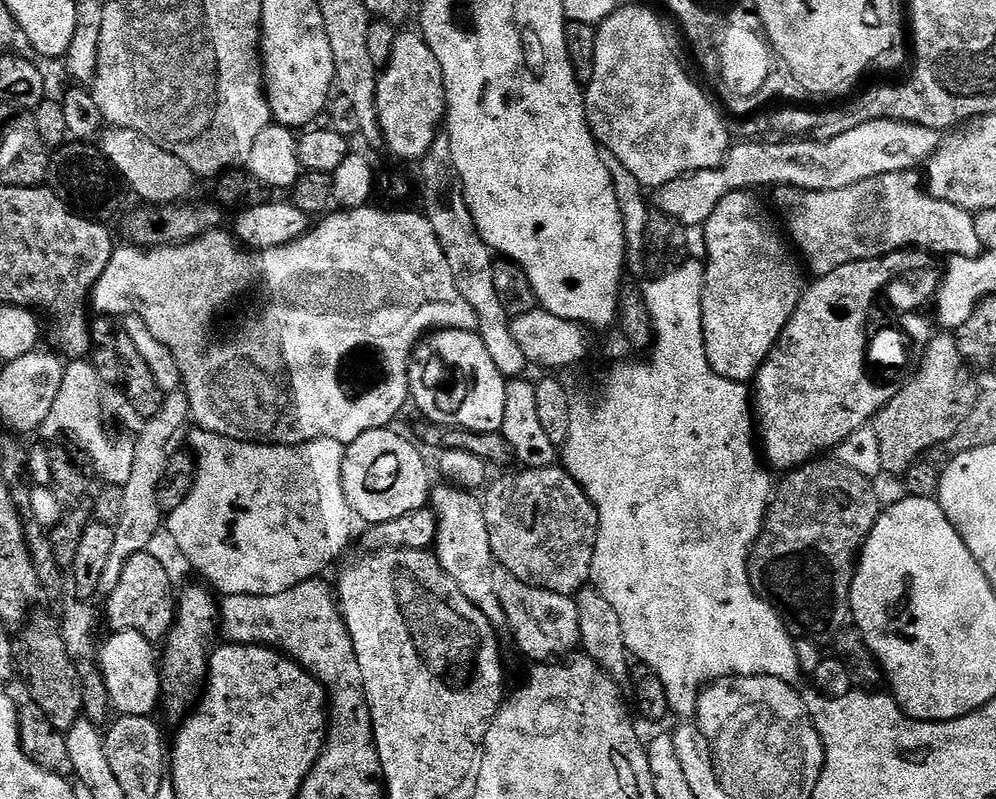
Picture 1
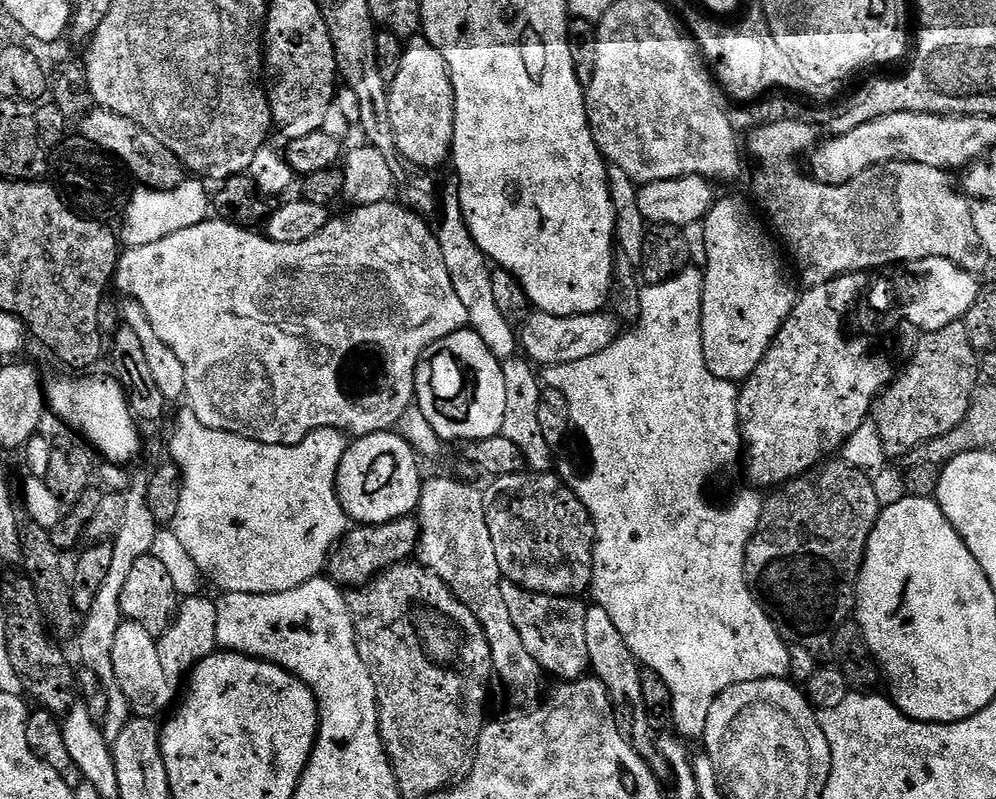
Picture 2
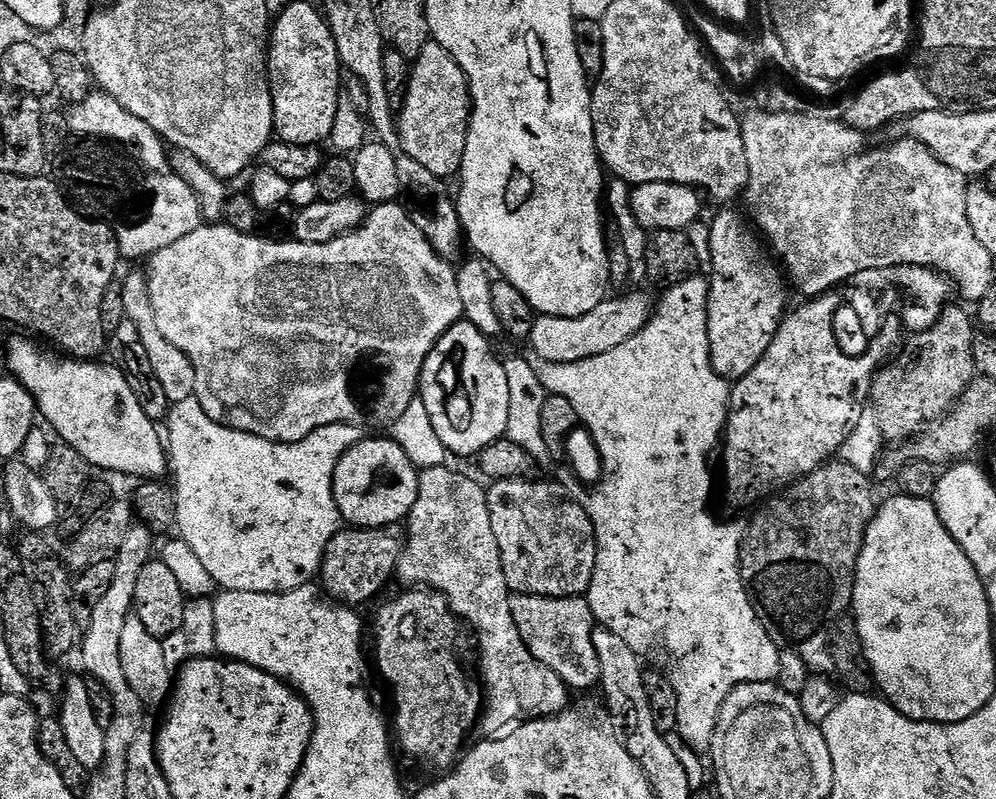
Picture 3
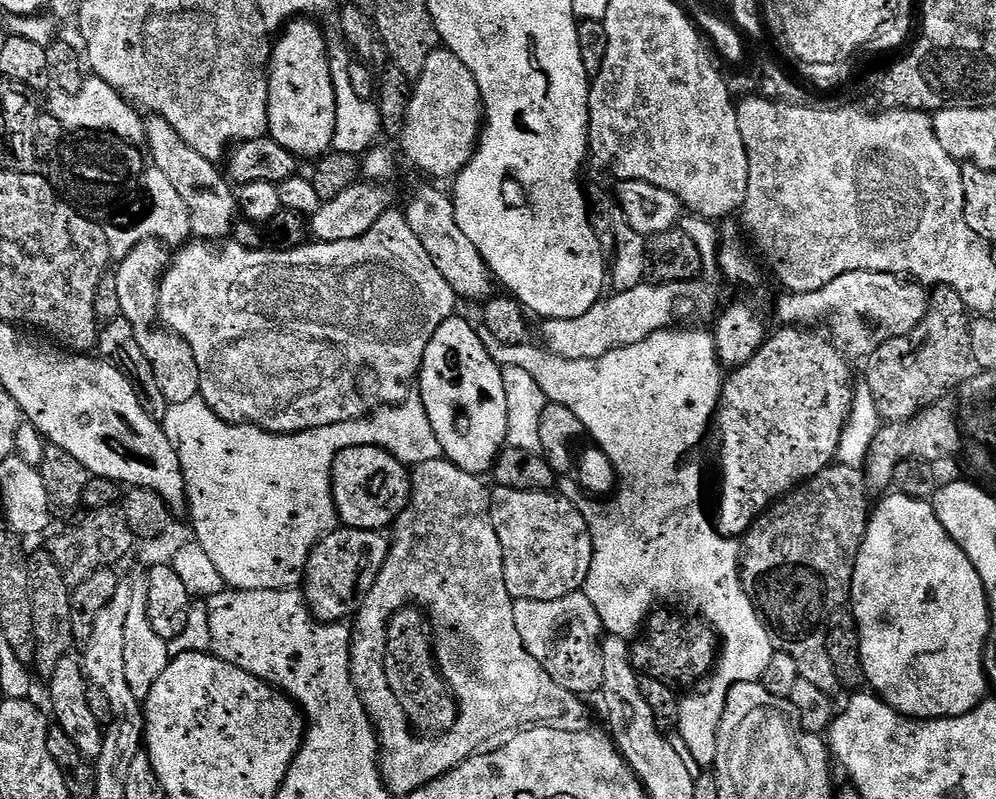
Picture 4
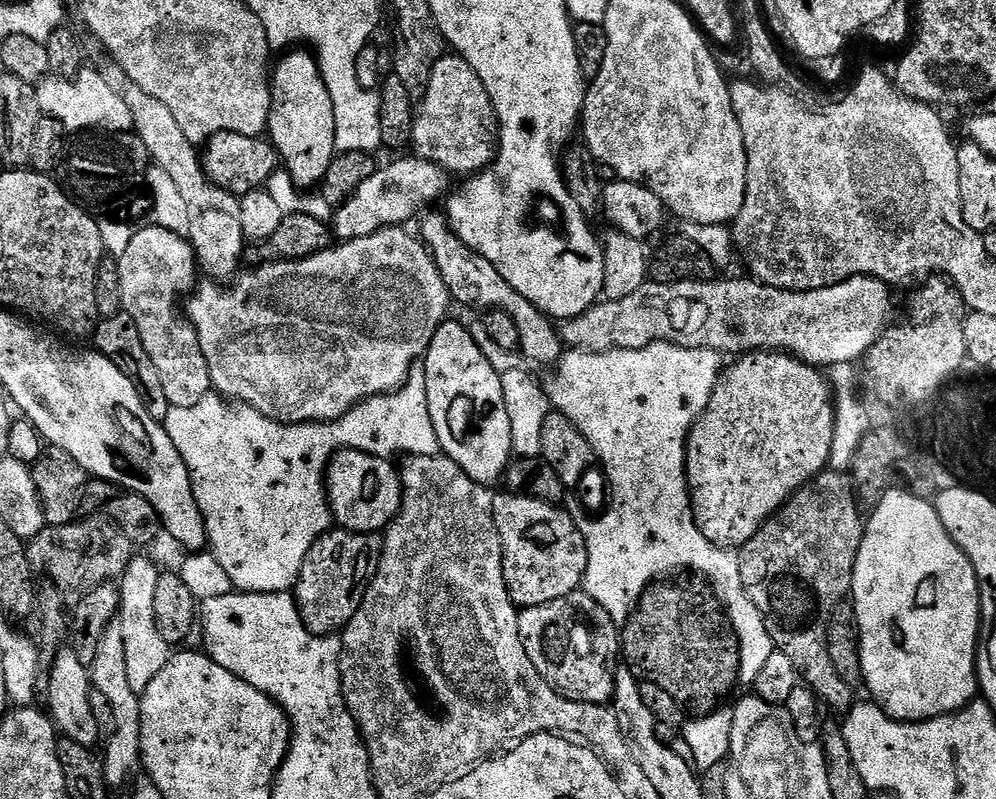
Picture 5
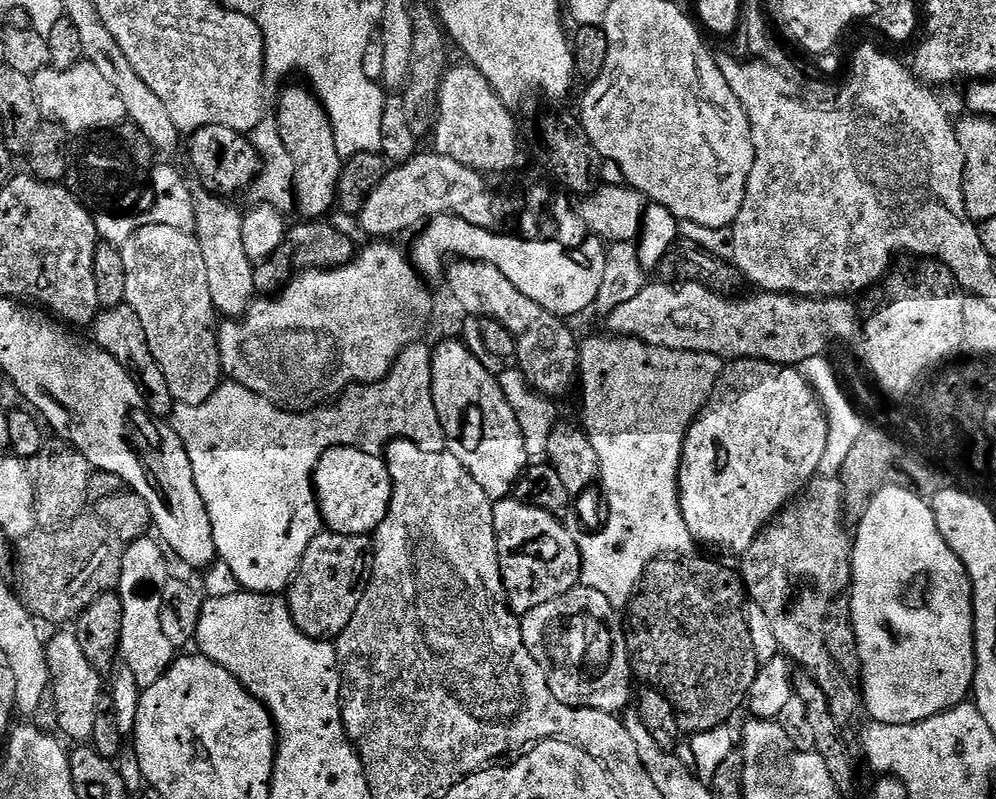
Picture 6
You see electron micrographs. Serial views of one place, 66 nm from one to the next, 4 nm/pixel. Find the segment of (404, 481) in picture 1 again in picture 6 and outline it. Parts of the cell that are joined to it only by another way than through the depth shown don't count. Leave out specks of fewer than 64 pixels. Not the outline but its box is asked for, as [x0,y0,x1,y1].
[312,448,392,536]

